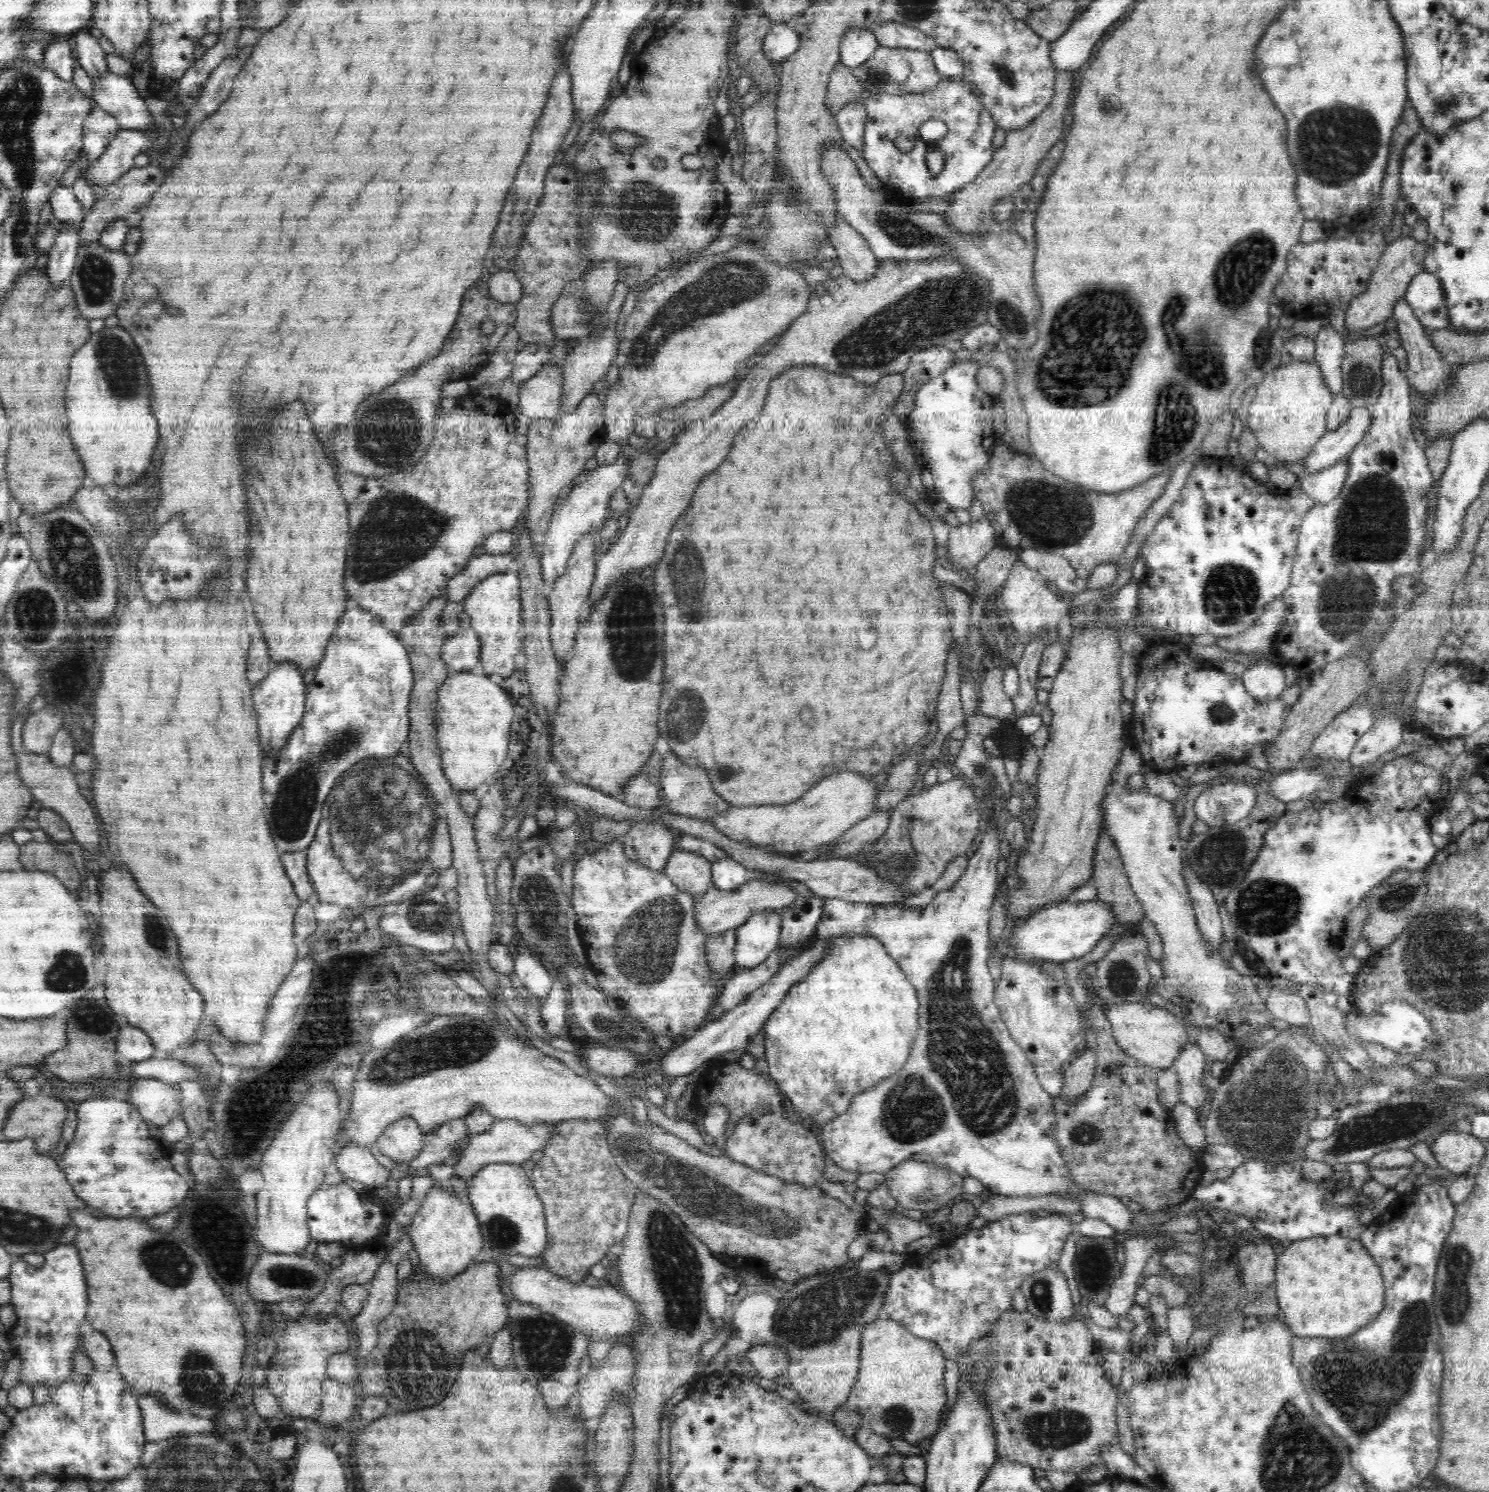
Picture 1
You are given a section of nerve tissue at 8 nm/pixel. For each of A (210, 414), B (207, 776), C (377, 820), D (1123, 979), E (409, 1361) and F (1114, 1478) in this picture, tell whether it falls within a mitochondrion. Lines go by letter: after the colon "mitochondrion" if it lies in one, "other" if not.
A: other
B: other
C: mitochondrion
D: mitochondrion
E: mitochondrion
F: other

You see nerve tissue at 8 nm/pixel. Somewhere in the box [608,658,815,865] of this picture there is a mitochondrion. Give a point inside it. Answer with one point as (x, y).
(684, 715)

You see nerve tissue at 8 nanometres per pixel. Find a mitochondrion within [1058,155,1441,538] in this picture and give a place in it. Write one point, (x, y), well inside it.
(1361, 379)

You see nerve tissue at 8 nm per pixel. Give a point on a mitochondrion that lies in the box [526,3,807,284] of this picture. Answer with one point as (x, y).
(640, 211)

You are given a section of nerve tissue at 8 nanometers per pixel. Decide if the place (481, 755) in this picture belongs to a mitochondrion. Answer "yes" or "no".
no

